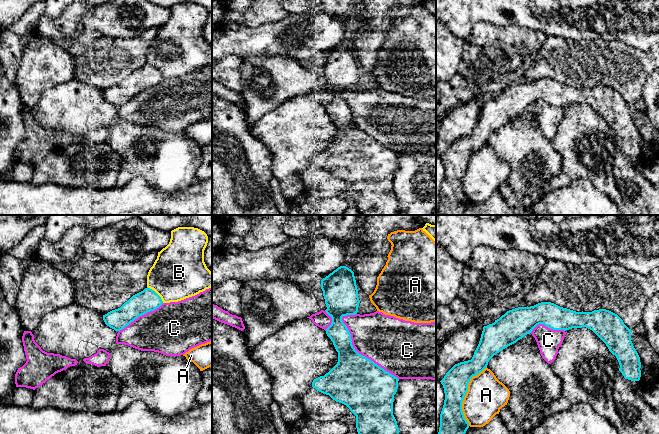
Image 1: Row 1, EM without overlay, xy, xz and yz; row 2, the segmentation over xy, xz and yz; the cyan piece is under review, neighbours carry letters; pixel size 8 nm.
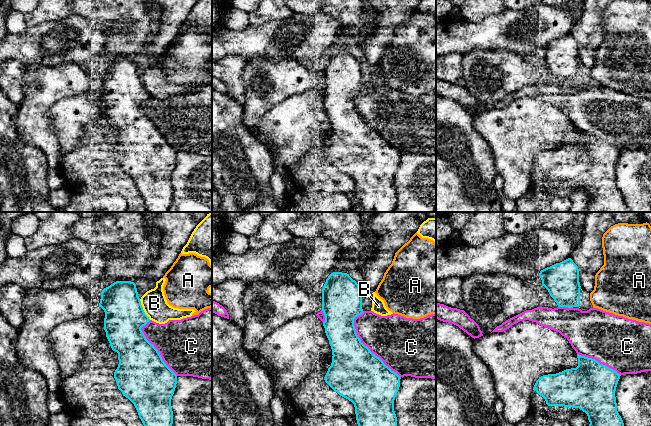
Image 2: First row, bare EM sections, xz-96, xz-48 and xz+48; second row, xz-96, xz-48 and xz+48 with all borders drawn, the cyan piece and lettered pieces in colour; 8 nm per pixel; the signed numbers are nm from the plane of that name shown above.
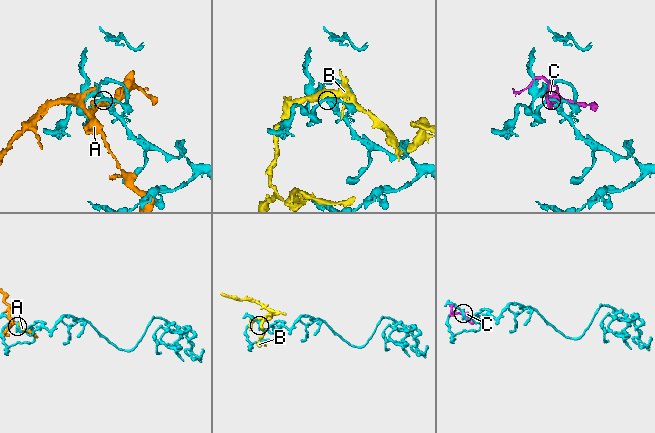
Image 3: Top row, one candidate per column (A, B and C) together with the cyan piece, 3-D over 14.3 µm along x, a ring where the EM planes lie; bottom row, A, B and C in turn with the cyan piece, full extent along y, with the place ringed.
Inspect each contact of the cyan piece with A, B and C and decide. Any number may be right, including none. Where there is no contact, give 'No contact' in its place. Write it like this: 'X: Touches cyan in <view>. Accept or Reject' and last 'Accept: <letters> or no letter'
A: Touches cyan in yz. Reject
B: Touches cyan in xy. Reject
C: Touches cyan in xz. Reject
Accept: no letter

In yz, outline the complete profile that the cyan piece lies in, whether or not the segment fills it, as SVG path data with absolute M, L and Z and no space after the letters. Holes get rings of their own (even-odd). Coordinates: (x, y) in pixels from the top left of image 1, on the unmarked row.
M551 78L518 83L484 102L472 135L455 140L440 157L445 176L436 215L464 215L469 199L464 193L462 178L471 154L487 144L494 131L530 110L539 100L553 106L582 103L592 106L616 132L624 154L640 156L641 138L631 117L631 105L617 90L606 85L576 88Z

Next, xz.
M346 42L338 43L321 56L321 65L327 83L325 87L332 94L331 101L325 107L338 128L338 138L324 152L314 155L312 163L350 185L356 192L356 204L361 215L398 215L399 204L393 191L393 178L399 155L355 126L351 110L342 97L343 92L358 88L360 76L354 48Z

